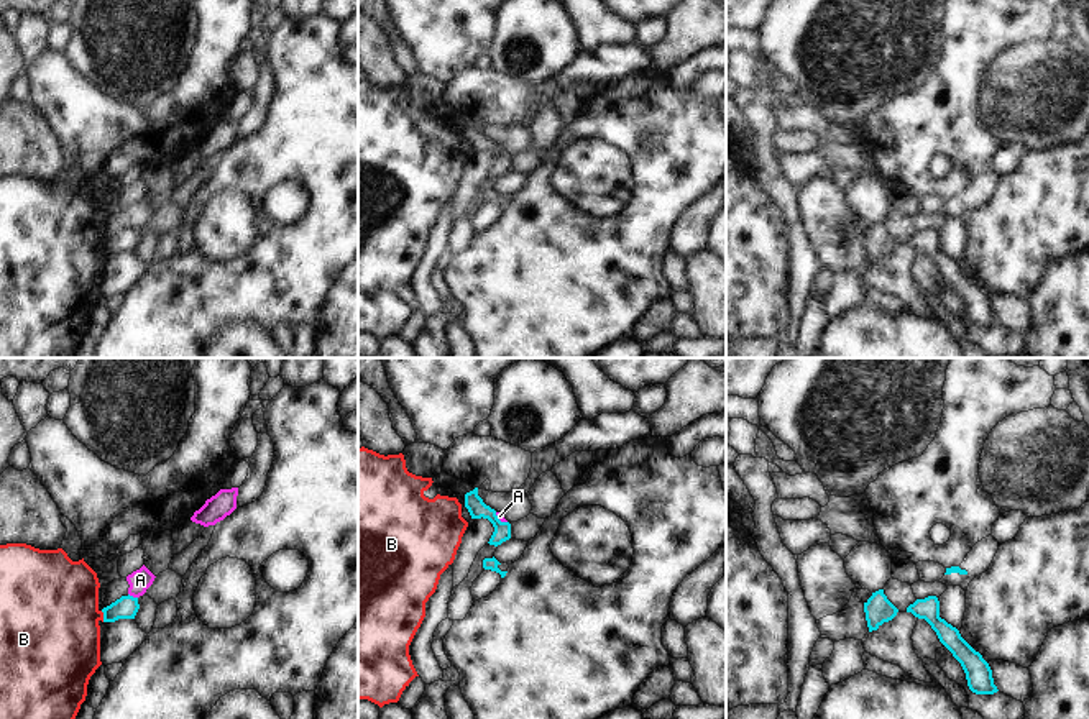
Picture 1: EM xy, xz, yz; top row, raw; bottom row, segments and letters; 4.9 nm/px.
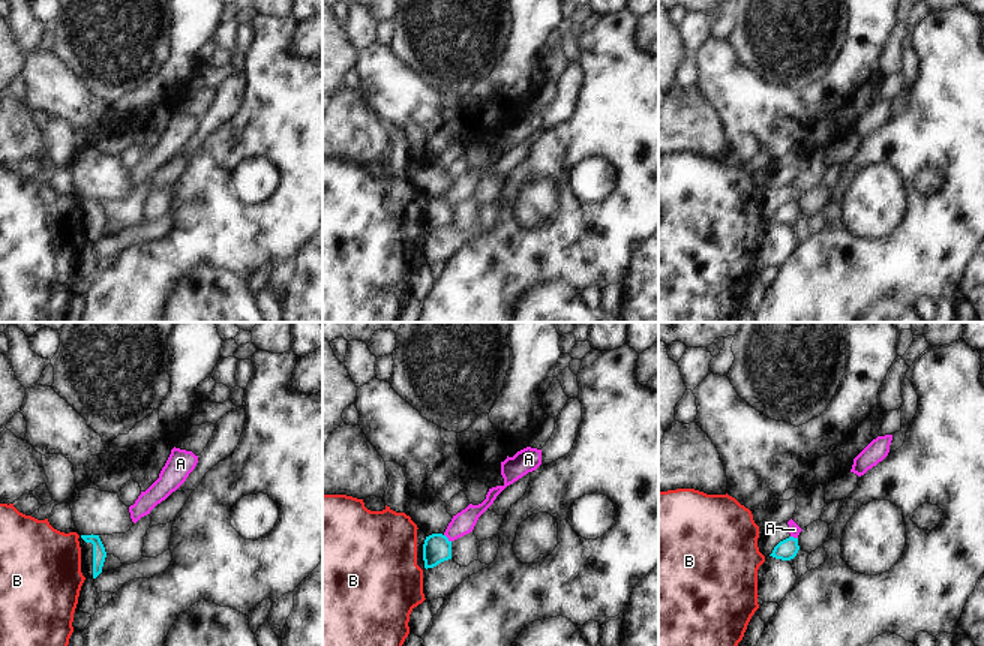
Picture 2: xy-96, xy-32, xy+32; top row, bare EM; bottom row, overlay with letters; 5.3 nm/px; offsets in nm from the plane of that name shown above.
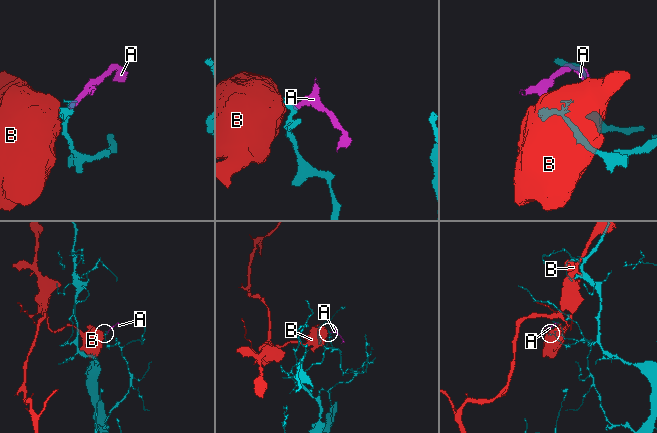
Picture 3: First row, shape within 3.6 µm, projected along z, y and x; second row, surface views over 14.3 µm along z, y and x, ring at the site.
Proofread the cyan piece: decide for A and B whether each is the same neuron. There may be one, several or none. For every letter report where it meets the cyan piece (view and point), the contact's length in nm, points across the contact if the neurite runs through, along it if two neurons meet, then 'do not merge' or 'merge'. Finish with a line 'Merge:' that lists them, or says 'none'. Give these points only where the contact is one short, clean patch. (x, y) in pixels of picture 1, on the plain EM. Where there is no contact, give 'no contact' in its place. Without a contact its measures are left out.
A: xy (132, 228) | 50 nm | along xy (128, 225), (137, 230) | do not merge
B: xy (104, 248) | 60 nm | along xy (101, 243), (104, 253) | do not merge
Merge: none

